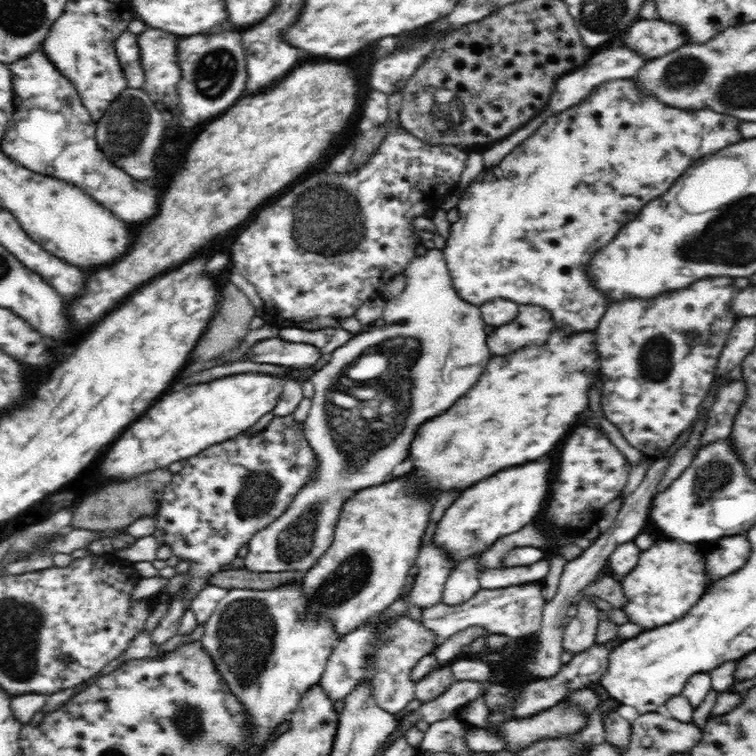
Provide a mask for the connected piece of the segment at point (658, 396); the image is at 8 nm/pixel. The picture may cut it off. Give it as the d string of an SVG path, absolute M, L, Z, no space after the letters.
M722 276L722 278L712 278L711 280L696 281L688 288L676 290L676 292L666 292L660 294L656 298L650 300L642 300L641 298L632 298L632 300L622 300L622 302L614 302L609 304L604 318L598 323L596 332L596 350L600 358L600 372L602 372L602 414L615 424L622 436L642 452L647 458L659 457L688 427L692 426L696 417L699 416L700 403L709 393L709 388L715 379L715 372L719 354L725 345L730 329L734 326L737 318L729 312L729 301L738 292L732 282L734 279Z

